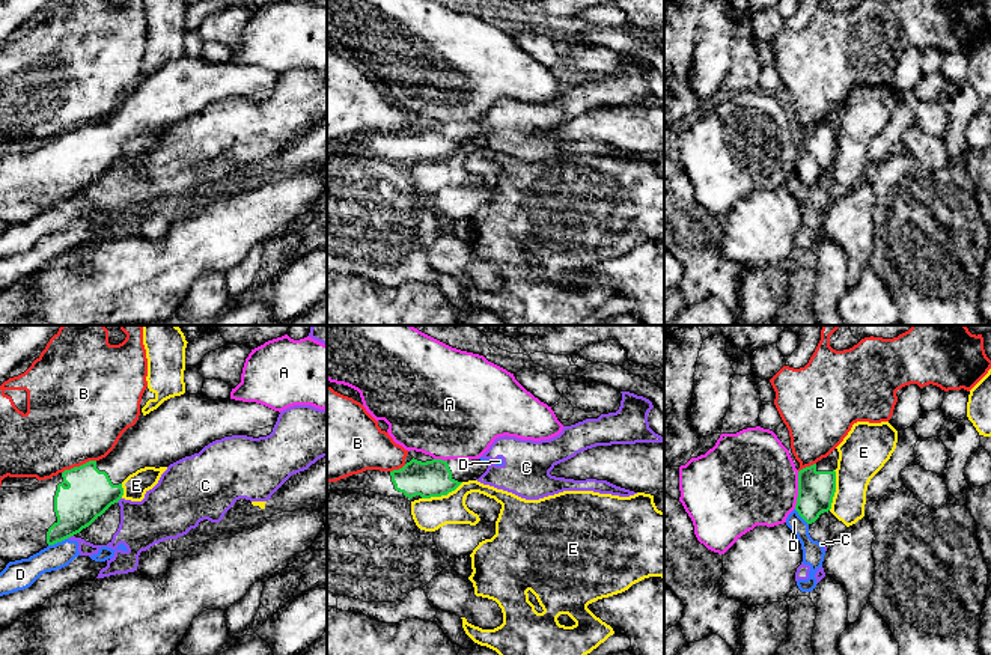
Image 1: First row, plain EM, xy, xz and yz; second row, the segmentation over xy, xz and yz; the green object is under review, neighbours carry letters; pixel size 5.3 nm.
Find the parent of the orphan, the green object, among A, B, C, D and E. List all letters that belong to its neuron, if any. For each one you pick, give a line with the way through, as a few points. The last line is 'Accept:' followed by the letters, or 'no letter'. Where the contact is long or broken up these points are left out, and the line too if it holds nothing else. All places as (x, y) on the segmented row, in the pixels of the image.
Accept: no letter

